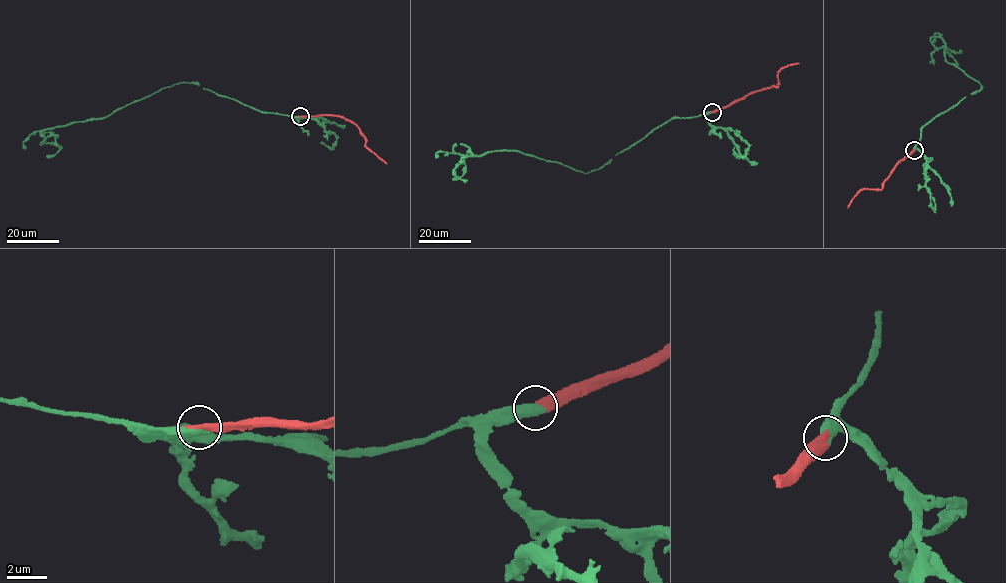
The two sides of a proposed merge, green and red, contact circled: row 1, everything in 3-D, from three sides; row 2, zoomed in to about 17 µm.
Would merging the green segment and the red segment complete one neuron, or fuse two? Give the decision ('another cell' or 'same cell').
same cell

